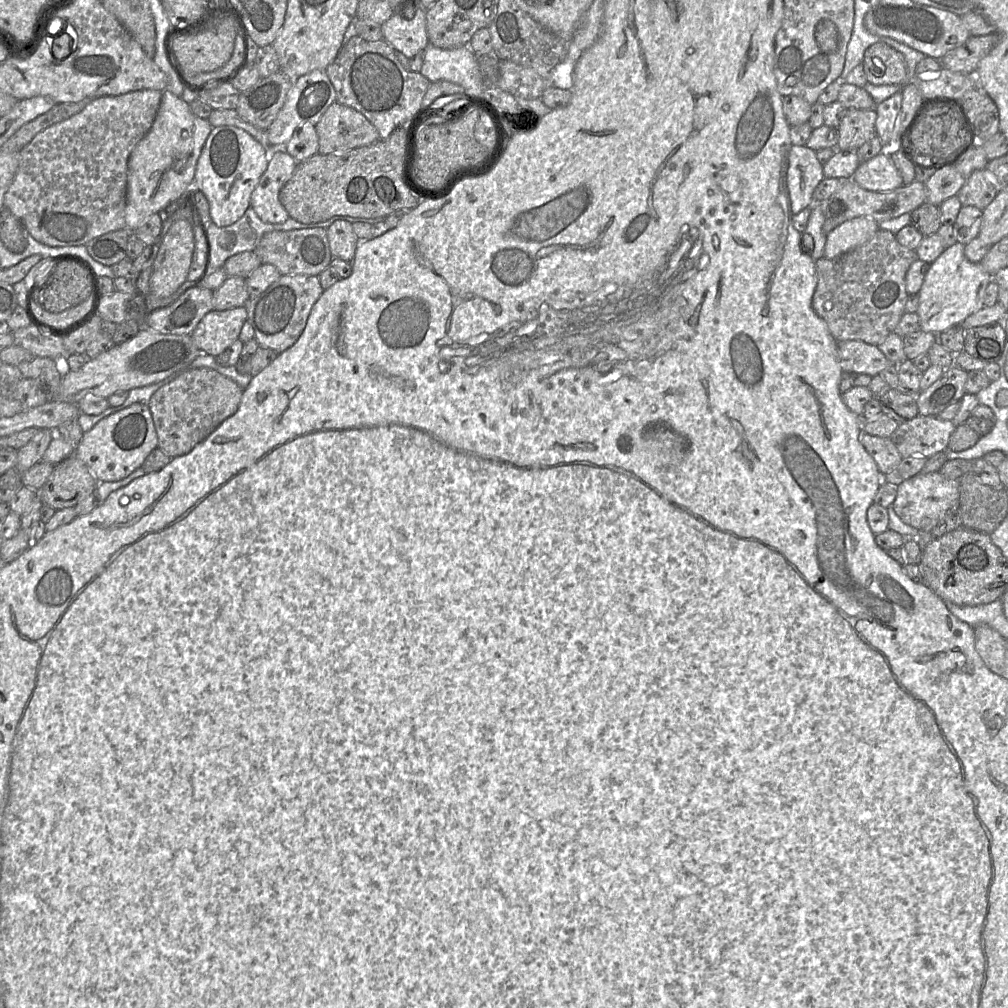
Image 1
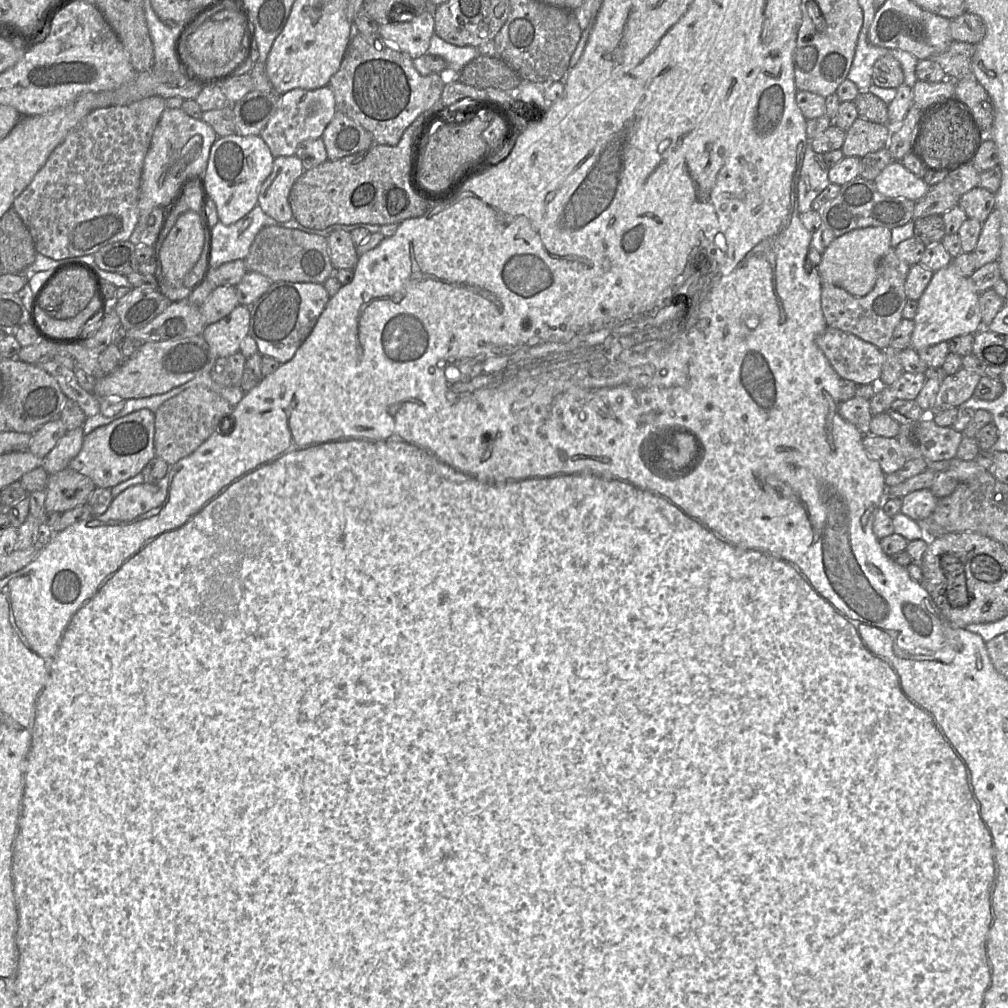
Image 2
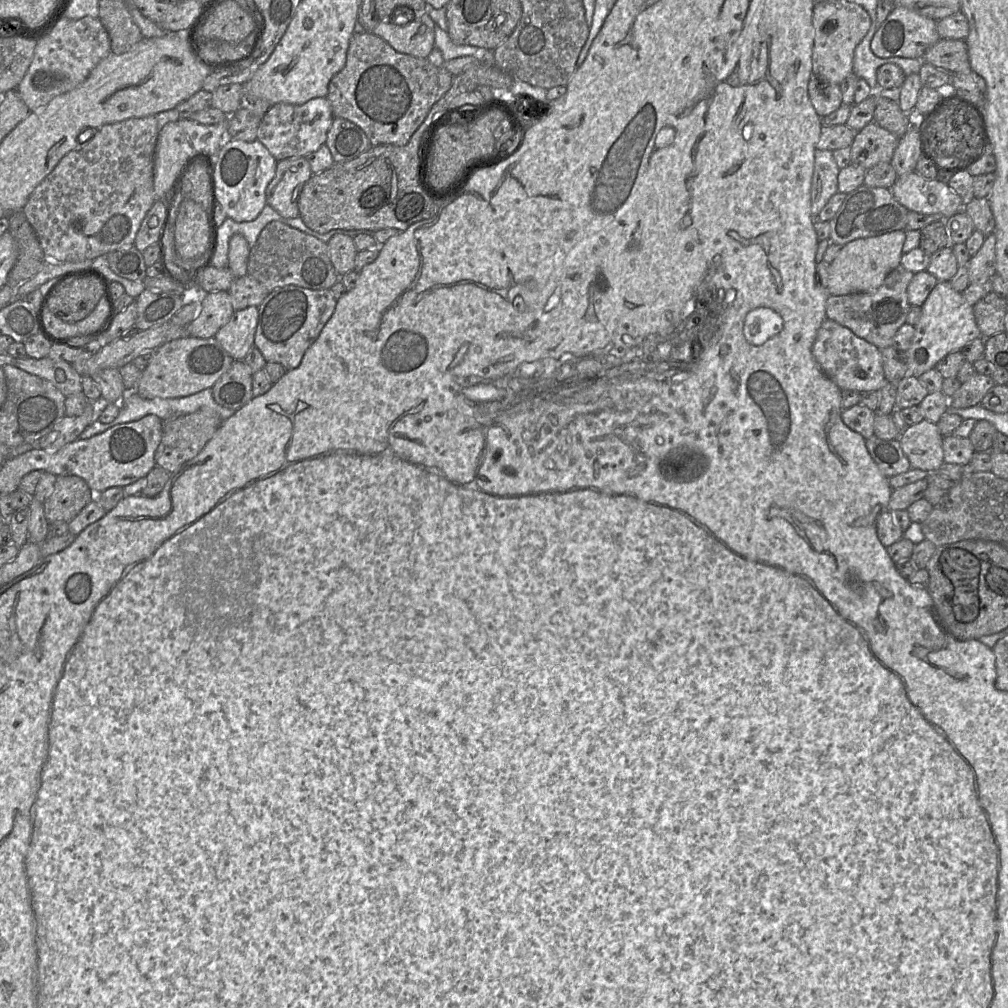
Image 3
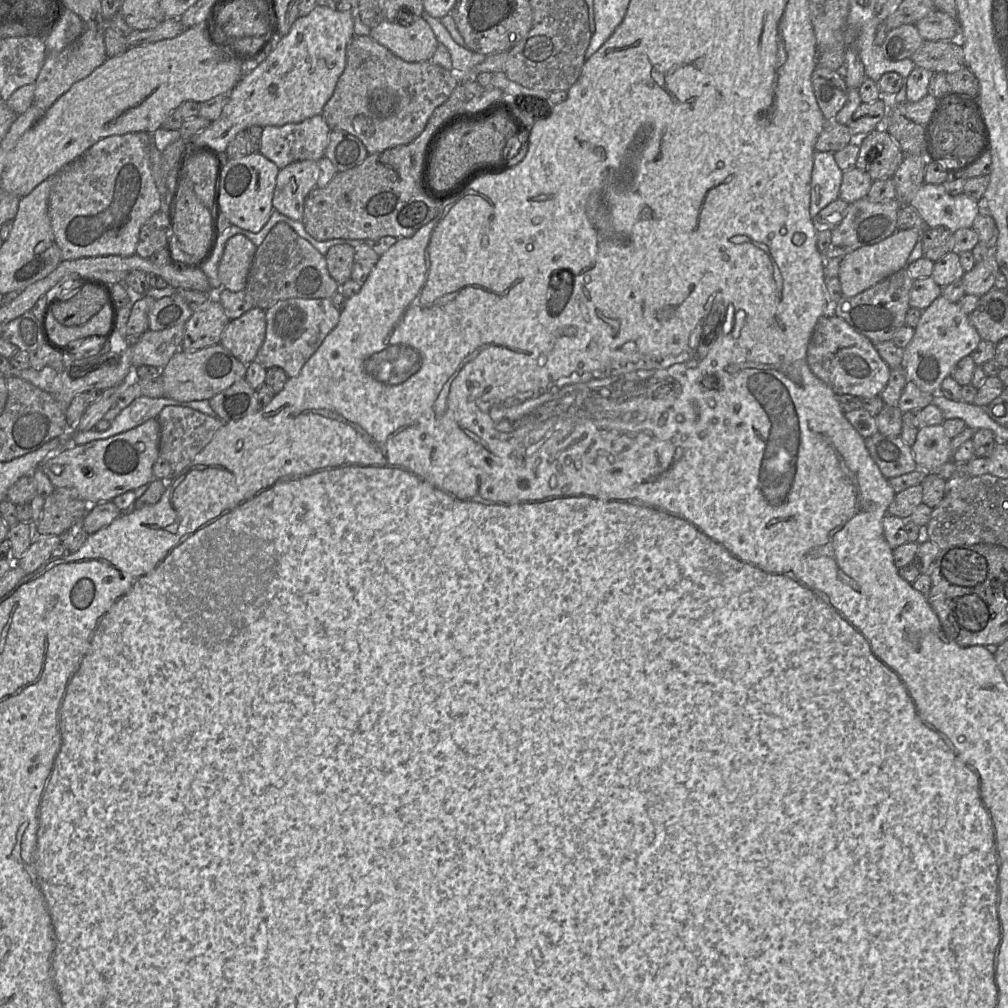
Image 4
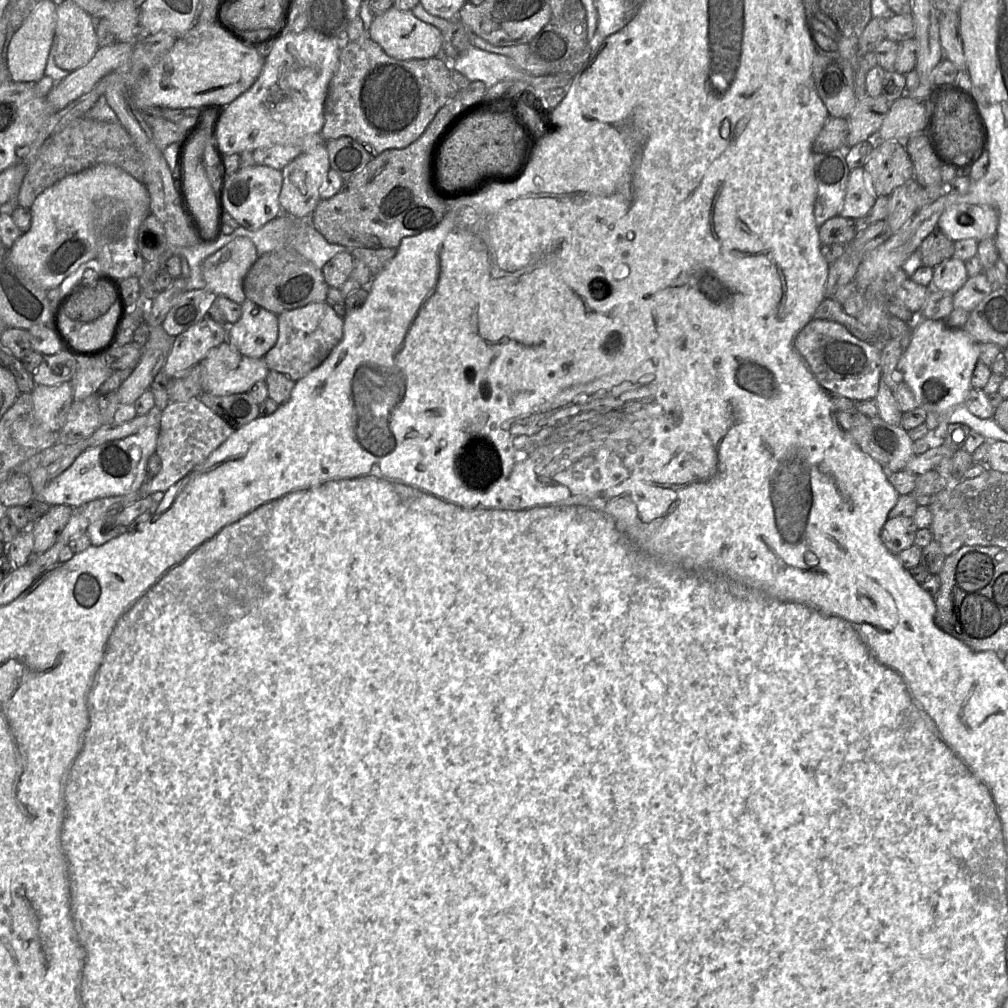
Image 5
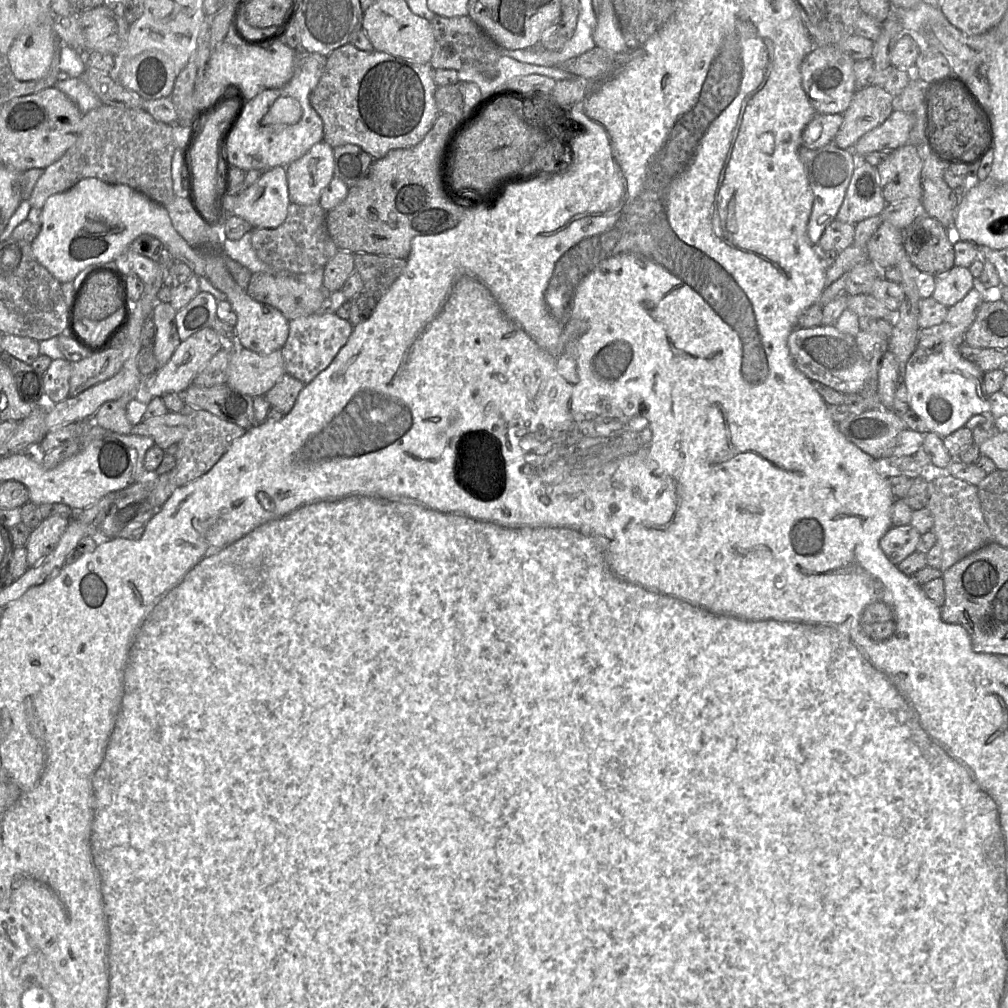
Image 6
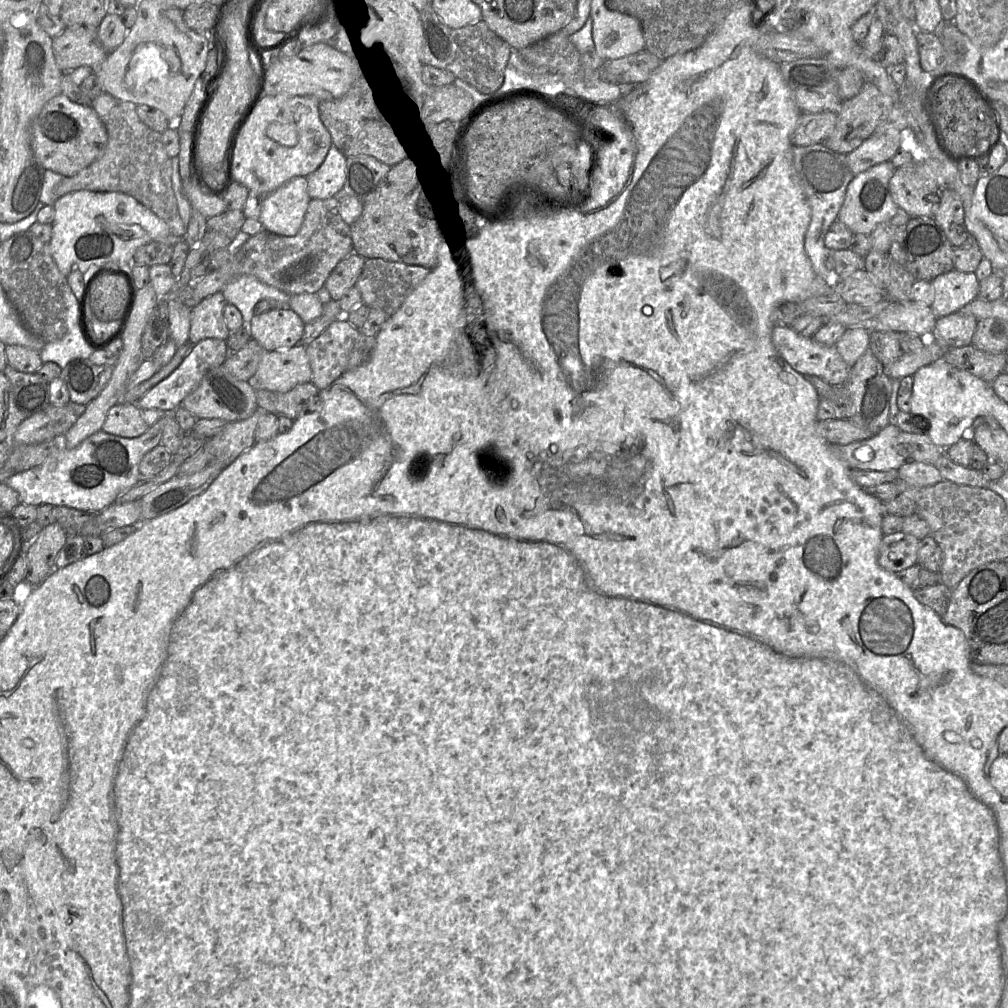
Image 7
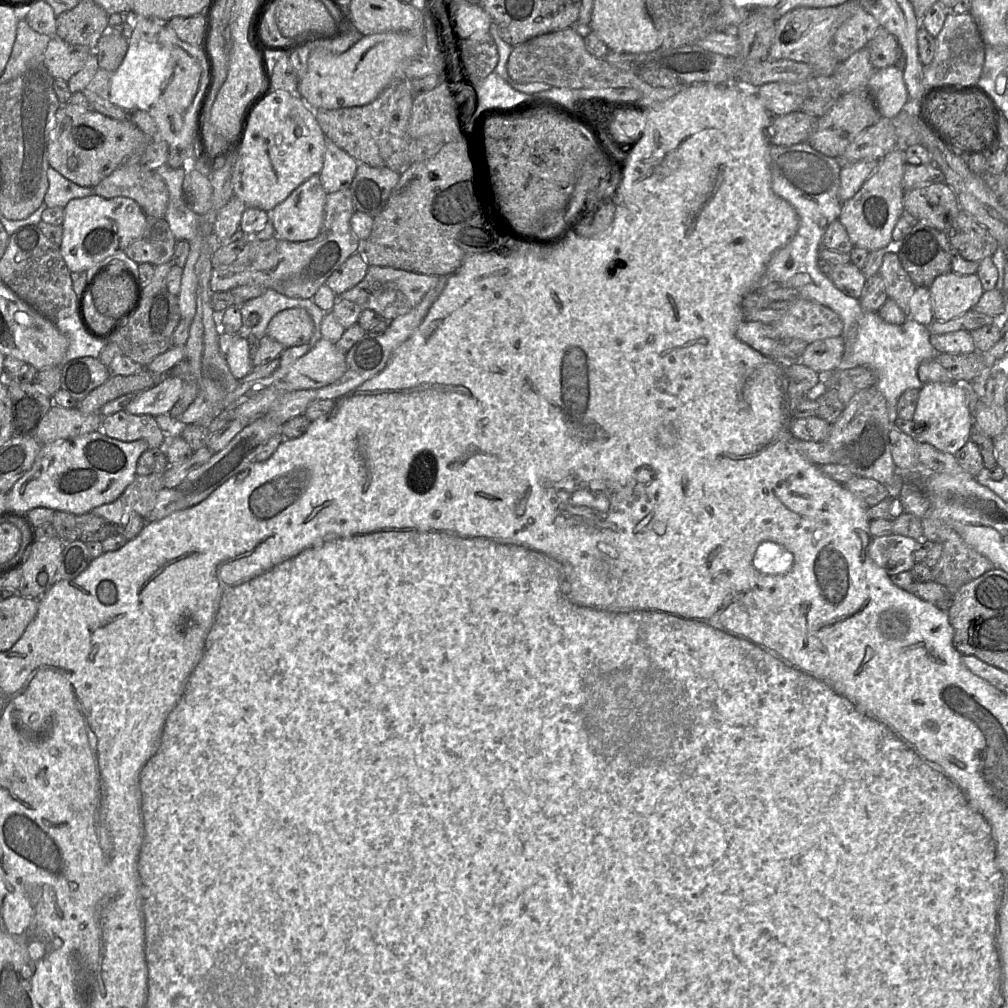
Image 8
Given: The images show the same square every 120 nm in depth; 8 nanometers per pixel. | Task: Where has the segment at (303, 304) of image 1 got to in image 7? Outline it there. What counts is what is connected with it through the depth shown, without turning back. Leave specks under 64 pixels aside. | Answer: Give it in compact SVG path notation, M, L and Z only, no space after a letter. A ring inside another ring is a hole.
M345 315L332 321L306 346L312 370L310 382L323 390L339 378L346 371L350 352L359 336L360 331L349 323Z

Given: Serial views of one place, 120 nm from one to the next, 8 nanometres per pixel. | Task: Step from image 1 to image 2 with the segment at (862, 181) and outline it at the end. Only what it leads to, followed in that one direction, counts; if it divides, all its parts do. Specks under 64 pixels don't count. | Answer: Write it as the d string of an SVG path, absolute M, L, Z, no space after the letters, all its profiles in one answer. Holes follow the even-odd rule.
M892 161L873 181L877 190L887 197L904 197L917 202L930 186L899 161Z

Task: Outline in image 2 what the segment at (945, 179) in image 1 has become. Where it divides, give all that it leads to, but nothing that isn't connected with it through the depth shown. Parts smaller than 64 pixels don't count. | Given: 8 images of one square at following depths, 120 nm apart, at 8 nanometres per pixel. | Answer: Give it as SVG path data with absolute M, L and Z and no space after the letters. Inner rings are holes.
M945 180L930 186L925 196L915 204L913 219L930 215L943 215L958 205L960 195Z

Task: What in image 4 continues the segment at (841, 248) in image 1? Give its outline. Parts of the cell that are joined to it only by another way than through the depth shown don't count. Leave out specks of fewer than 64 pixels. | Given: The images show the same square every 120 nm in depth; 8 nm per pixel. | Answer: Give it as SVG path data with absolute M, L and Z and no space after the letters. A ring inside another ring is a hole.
M918 227L897 230L878 243L862 246L846 254L839 265L838 274L842 294L846 297L855 296L907 267L909 255L918 239L922 238L922 233L923 229Z

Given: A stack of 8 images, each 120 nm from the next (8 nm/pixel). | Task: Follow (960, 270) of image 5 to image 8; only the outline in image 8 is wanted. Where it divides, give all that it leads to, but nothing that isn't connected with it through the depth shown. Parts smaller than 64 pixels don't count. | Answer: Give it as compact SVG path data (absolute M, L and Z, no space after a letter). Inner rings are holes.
M953 271L935 278L929 287L934 319L947 321L972 309L984 293L975 274L957 274Z

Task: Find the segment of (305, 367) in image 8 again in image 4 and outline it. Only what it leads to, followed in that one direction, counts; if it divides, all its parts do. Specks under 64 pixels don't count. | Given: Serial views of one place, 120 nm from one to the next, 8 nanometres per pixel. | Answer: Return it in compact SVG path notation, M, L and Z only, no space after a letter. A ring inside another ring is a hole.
M219 343L193 352L178 350L160 370L166 398L178 401L209 401L236 381L245 378L247 365Z

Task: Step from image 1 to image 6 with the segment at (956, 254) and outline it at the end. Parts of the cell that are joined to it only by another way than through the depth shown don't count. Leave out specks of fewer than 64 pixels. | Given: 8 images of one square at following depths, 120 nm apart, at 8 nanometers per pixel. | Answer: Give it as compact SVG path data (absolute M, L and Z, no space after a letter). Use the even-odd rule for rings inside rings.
M940 344L931 349L917 348L906 362L901 381L907 387L910 409L942 439L965 426L974 415L993 419L988 396L983 390L984 372L962 357L960 347Z

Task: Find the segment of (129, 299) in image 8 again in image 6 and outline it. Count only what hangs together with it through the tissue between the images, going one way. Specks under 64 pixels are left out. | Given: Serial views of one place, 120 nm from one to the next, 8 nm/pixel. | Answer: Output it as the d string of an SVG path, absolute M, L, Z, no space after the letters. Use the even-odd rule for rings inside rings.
M111 273L92 275L77 301L75 316L100 321L124 309L122 281Z

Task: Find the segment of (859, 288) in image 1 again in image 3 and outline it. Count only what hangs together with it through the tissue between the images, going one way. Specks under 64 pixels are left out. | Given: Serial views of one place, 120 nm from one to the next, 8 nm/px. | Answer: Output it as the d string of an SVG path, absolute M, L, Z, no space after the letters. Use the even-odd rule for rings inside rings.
M899 265L892 270L880 287L870 293L829 295L826 318L850 329L856 336L875 345L880 350L891 346L898 329L906 323L910 310L907 290L914 273Z

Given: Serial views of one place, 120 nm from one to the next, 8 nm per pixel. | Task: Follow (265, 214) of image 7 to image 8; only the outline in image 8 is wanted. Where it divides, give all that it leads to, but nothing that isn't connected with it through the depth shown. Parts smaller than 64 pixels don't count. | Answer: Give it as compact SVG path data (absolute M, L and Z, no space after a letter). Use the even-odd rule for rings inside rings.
M319 174L296 188L282 203L268 212L269 221L279 239L302 242L318 236L323 220L327 193Z

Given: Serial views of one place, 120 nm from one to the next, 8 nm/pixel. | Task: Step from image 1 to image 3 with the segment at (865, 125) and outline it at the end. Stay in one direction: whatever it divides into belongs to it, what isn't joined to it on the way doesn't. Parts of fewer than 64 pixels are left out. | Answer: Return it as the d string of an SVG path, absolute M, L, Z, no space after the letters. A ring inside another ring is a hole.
M875 122L857 131L850 146L850 160L868 170L881 162L890 162L899 138Z

